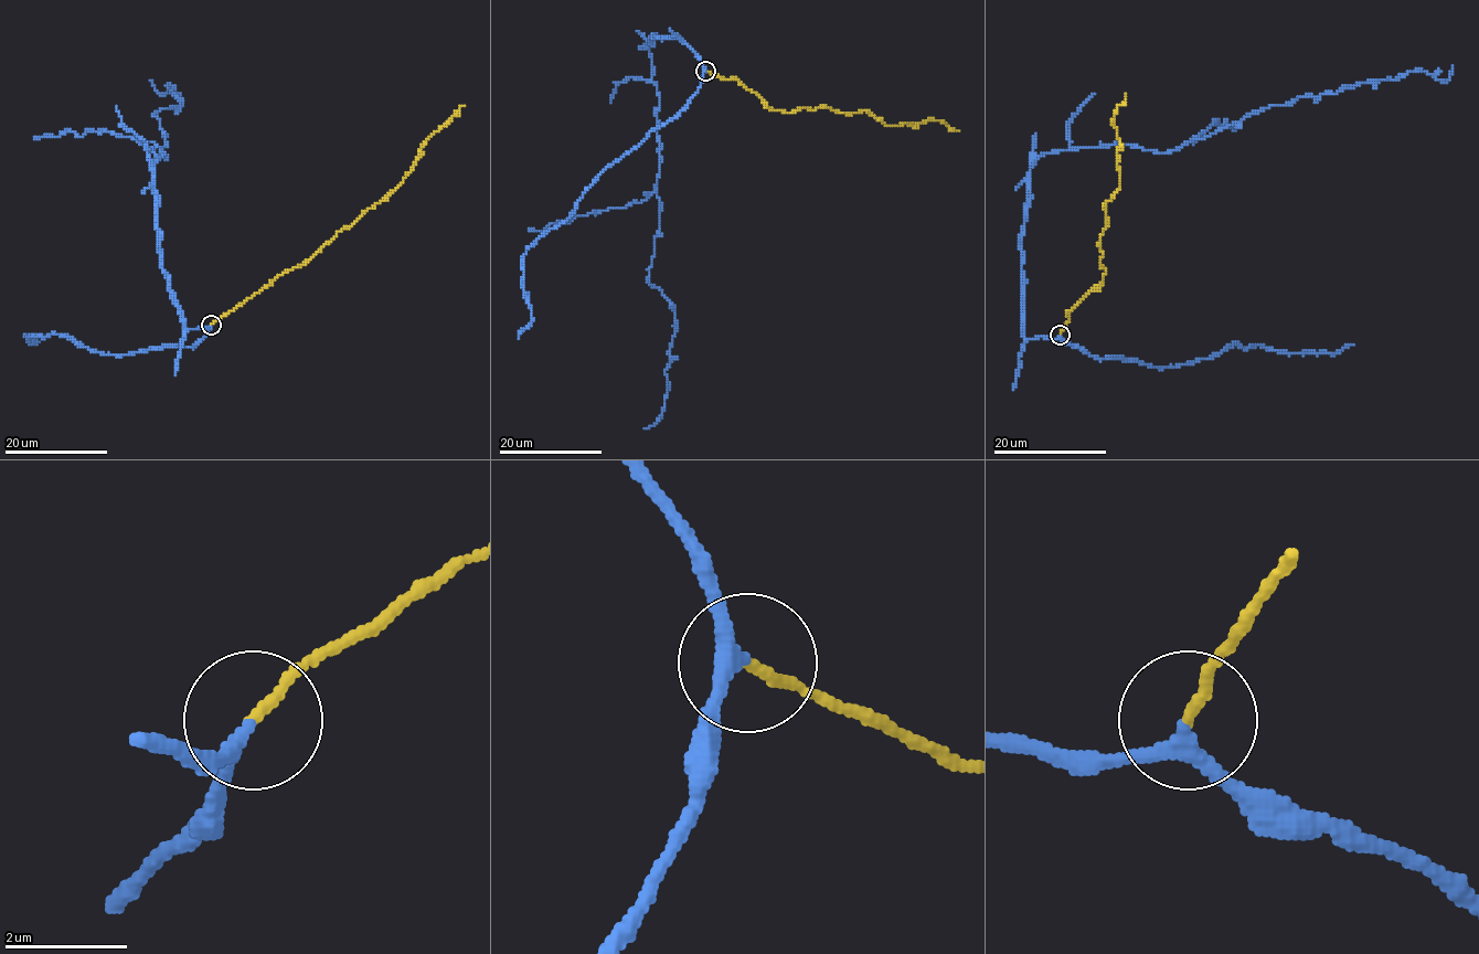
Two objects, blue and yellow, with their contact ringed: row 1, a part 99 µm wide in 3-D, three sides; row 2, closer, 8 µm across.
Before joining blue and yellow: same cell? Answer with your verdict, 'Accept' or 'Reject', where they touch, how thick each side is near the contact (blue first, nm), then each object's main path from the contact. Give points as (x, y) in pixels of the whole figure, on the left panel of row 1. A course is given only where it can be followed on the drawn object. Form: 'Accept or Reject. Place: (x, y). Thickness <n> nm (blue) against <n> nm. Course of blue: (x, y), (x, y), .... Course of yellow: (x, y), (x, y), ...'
Accept. Place: (211, 325). Thickness 240 nm (blue) against 170 nm. Course of blue: (211, 326), (184, 326), (161, 265), (153, 162), (167, 155), (153, 114), (182, 102), (150, 81). Course of yellow: (211, 326), (276, 278), (309, 261), (398, 186), (412, 169), (419, 149), (464, 105)

